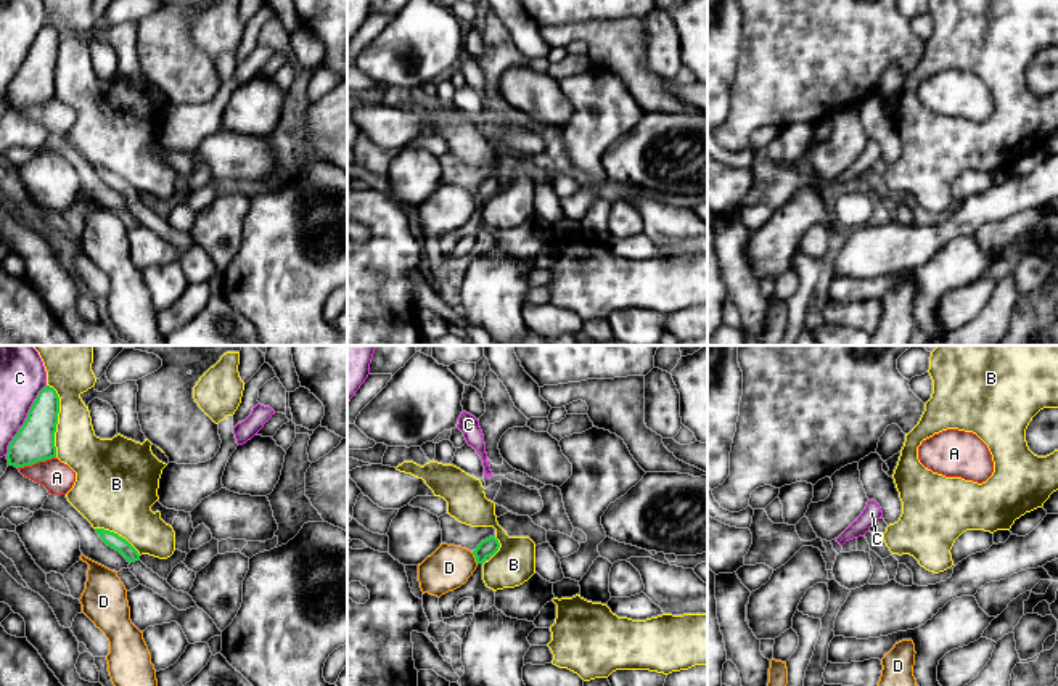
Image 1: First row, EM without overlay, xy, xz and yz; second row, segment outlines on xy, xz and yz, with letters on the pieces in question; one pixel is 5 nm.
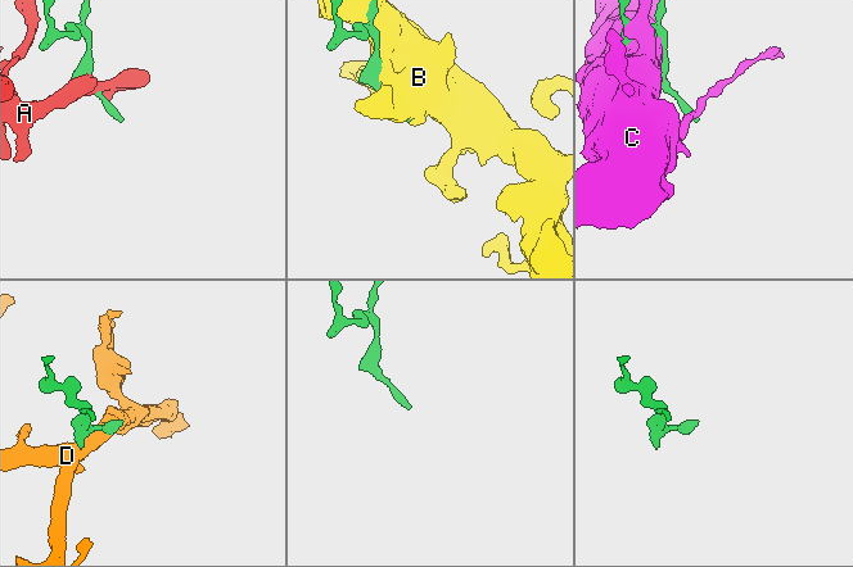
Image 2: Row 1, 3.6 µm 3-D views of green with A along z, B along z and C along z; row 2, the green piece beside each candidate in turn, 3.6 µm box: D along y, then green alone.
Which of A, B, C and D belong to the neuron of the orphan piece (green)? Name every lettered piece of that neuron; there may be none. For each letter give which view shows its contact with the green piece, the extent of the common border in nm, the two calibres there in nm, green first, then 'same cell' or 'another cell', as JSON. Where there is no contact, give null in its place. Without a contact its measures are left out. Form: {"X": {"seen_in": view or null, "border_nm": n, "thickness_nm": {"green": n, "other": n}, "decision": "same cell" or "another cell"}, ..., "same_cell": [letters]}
{"A": {"seen_in": "xy", "border_nm": 200, "thickness_nm": {"green": 200, "other": 160}, "decision": "another cell"}, "B": {"seen_in": "xy", "border_nm": 380, "thickness_nm": {"green": 200, "other": 220}, "decision": "another cell"}, "C": {"seen_in": "xy", "border_nm": 420, "thickness_nm": {"green": 200, "other": 200}, "decision": "another cell"}, "D": {"seen_in": "xz", "border_nm": 70, "thickness_nm": {"green": 90, "other": 220}, "decision": "another cell"}, "same_cell": []}

